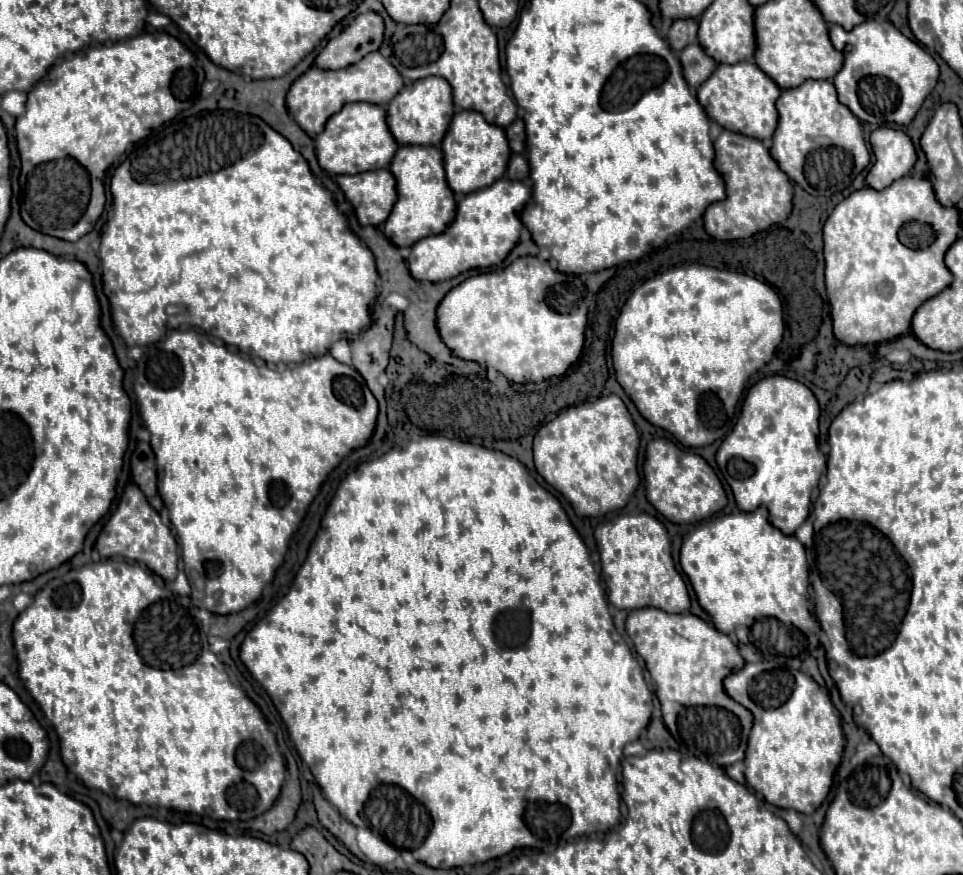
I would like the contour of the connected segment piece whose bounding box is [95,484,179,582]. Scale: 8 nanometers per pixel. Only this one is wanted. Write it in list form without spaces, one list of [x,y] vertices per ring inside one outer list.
[[[133,484],[125,488],[117,508],[109,516],[95,546],[103,558],[121,556],[127,560],[141,562],[151,572],[155,572],[157,576],[161,576],[167,582],[175,580],[175,576],[177,576],[177,560],[179,560],[177,542],[175,542],[171,530],[161,522],[159,514],[149,506],[149,502],[141,494],[141,490],[137,490],[137,486],[133,486]]]

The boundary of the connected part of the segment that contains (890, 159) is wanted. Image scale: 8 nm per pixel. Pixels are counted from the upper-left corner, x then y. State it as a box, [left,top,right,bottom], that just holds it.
[865,128,917,190]

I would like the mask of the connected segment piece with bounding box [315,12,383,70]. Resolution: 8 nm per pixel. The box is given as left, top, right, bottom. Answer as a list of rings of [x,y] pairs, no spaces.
[[[375,12],[357,16],[339,36],[327,42],[327,46],[315,58],[319,70],[341,70],[359,62],[365,54],[375,52],[383,42],[383,20]]]

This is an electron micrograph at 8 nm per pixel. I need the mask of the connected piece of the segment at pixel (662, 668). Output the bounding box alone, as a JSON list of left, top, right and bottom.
[625,608,753,768]

